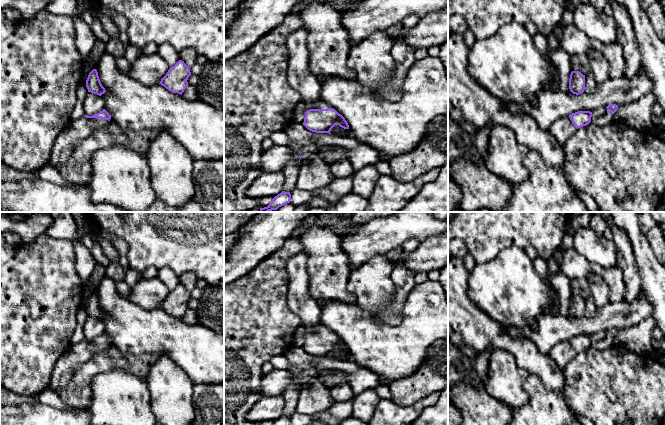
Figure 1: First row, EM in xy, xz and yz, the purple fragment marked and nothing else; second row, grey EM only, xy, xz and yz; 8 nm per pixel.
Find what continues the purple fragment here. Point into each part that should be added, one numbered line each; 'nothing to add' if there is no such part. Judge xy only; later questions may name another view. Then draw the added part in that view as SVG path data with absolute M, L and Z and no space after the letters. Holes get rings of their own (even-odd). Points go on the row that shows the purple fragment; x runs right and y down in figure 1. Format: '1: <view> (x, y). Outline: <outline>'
1: xy (78, 130). Outline: M85 116L78 120L71 120L69 126L56 138L47 165L55 166L66 161L77 143L108 122L106 119L86 118Z

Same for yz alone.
1: yz (561, 129). Outline: M569 116L556 120L549 128L549 132L563 148L568 138L574 134L576 130L577 128L574 126Z

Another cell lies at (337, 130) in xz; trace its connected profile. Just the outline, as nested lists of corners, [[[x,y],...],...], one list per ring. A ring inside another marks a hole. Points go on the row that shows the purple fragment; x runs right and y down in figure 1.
[[[335,125],[331,129],[330,133],[338,135],[338,136],[350,136],[350,135],[352,135],[352,132],[350,129],[344,129],[342,127],[340,127],[339,125]]]

